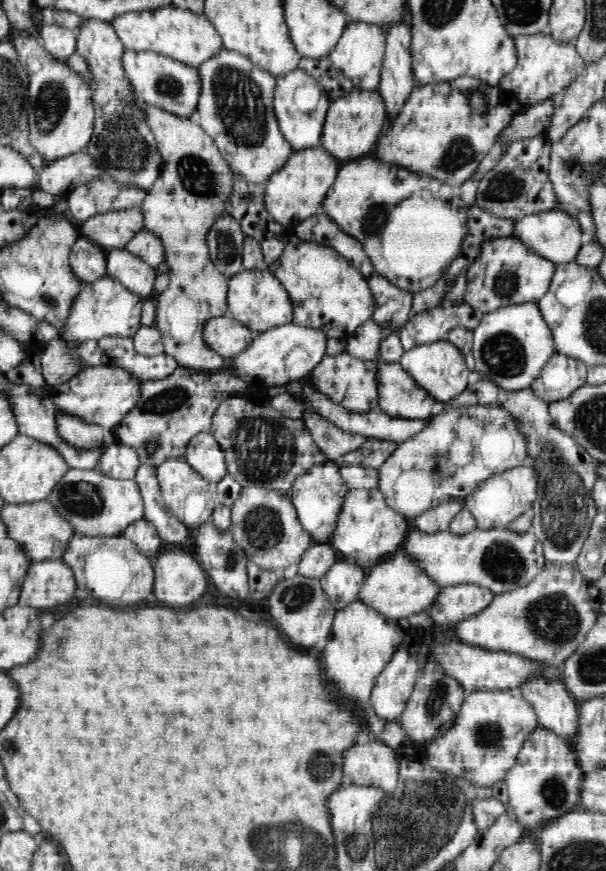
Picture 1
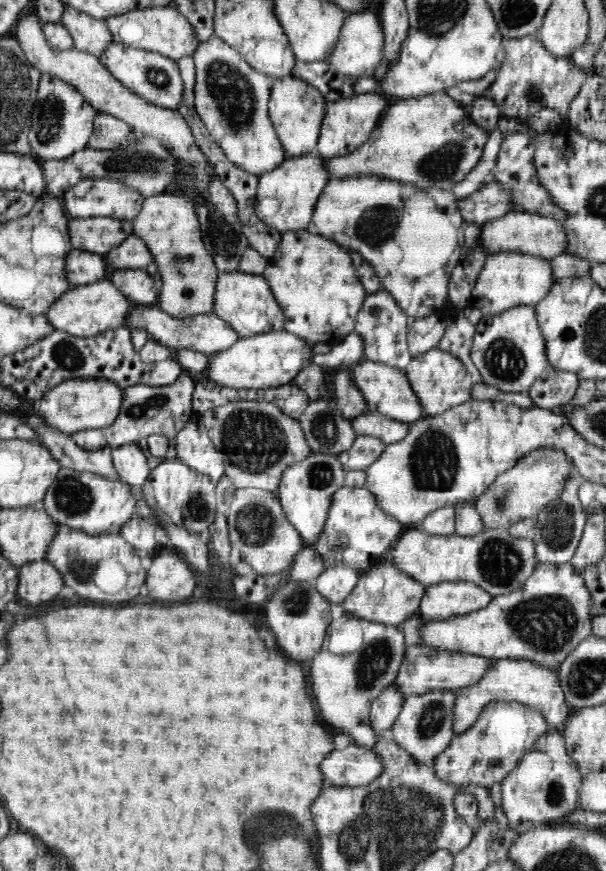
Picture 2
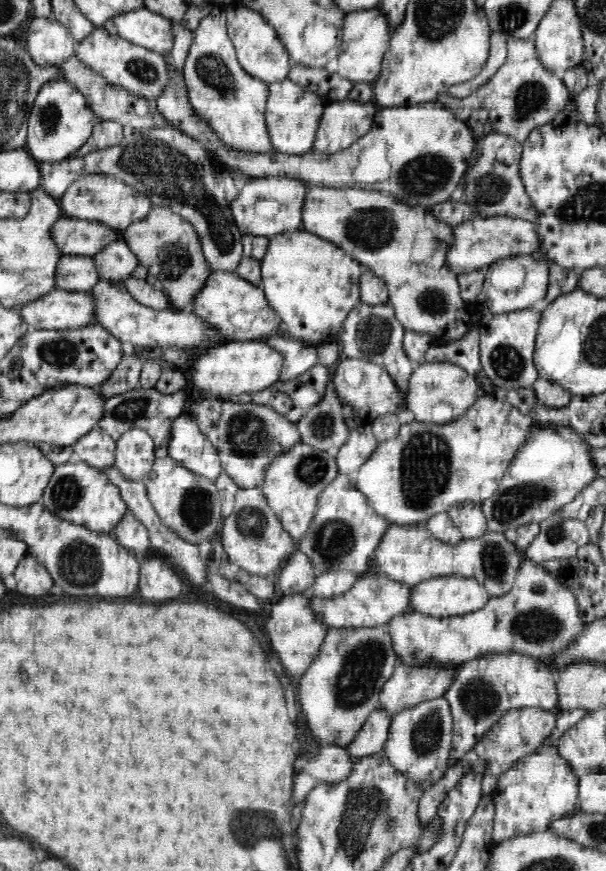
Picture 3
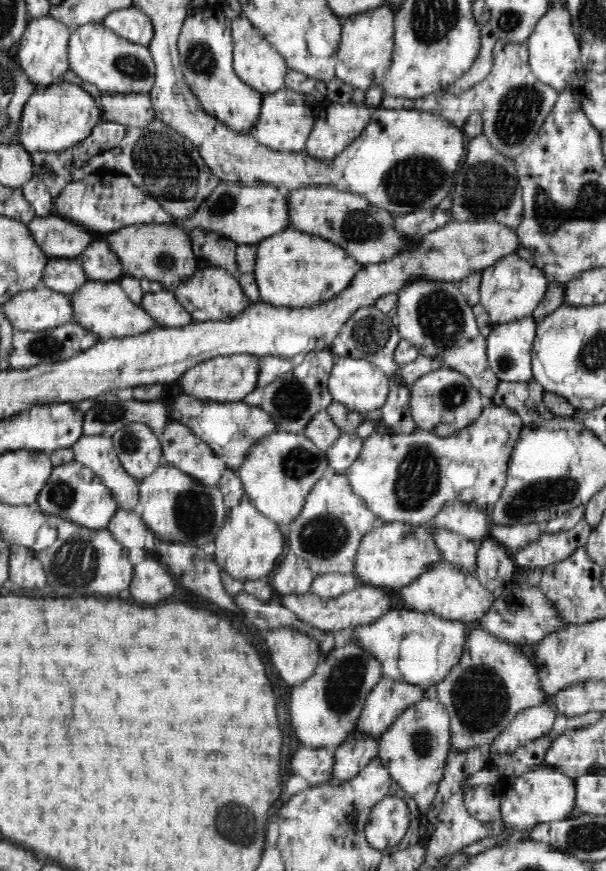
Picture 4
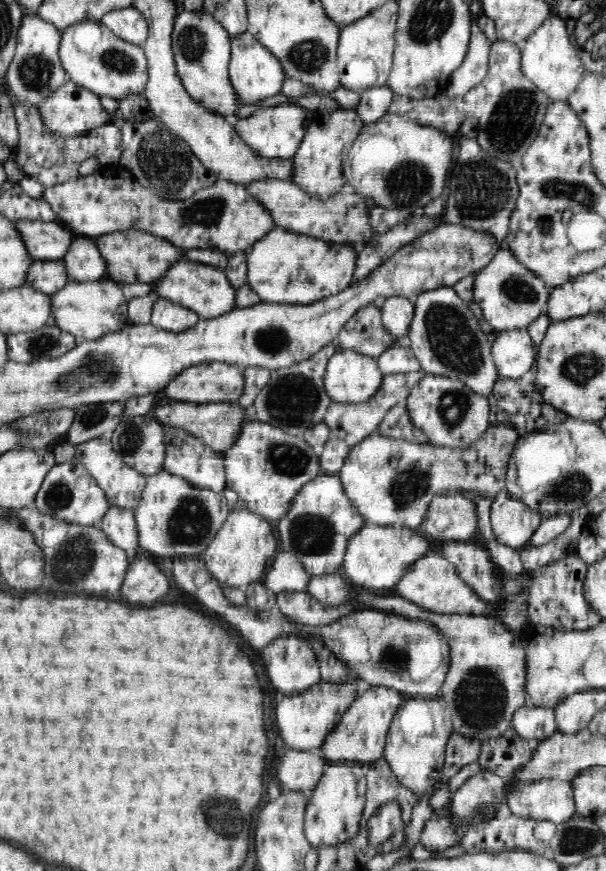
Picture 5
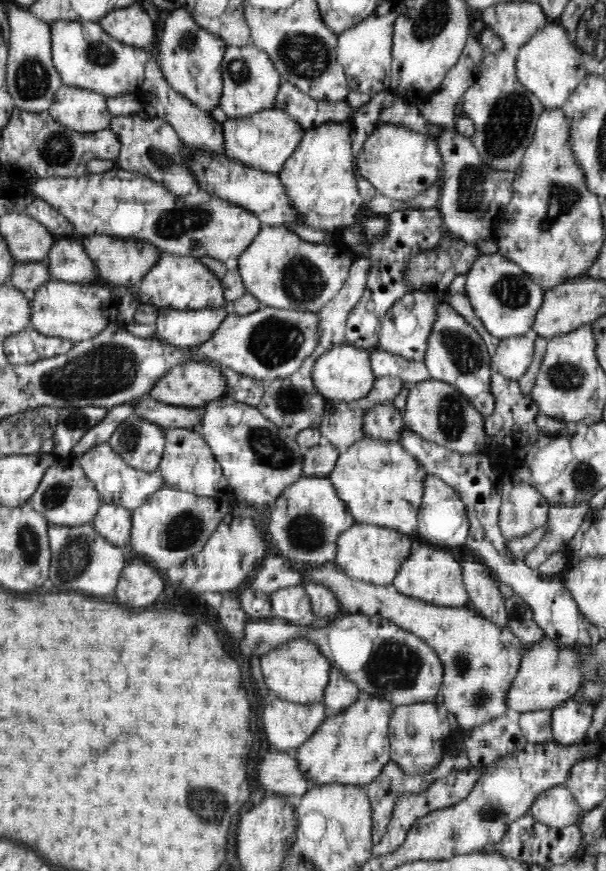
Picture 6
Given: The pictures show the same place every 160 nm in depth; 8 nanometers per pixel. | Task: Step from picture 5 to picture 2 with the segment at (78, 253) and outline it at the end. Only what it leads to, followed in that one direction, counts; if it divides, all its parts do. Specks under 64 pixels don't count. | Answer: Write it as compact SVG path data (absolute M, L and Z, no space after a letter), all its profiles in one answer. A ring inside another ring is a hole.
M134 234L104 256L108 269L114 271L143 269L153 262L152 254L149 254L144 241Z

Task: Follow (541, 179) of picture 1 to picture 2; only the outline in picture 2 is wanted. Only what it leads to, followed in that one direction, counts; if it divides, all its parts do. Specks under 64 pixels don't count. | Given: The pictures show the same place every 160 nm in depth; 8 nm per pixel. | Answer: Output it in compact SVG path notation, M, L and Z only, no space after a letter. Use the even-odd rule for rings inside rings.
M491 179L486 180L481 190L473 192L468 198L457 199L457 206L465 223L486 223L516 210L509 204L509 192L501 192L501 188Z

